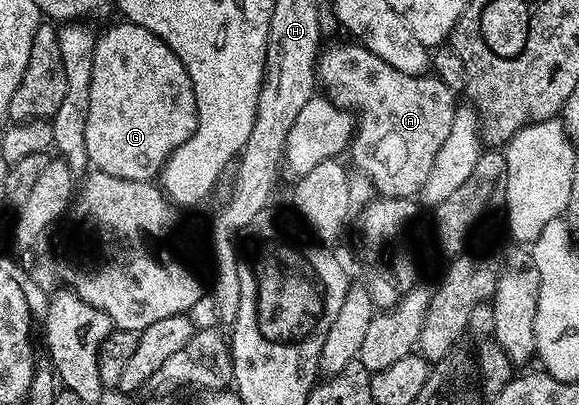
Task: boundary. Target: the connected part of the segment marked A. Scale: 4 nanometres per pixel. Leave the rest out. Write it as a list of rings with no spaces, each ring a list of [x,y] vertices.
[[[350,44],[327,45],[318,59],[318,80],[322,88],[327,88],[327,100],[351,111],[359,109],[355,132],[349,142],[350,164],[355,164],[359,168],[356,170],[372,182],[376,194],[396,199],[408,199],[414,193],[416,196],[422,190],[425,179],[429,179],[429,171],[433,168],[437,151],[441,151],[441,143],[449,139],[449,127],[453,127],[453,115],[457,108],[456,94],[434,75],[405,75],[397,71],[397,67],[389,67],[385,59],[377,59],[377,55],[364,45]]]

